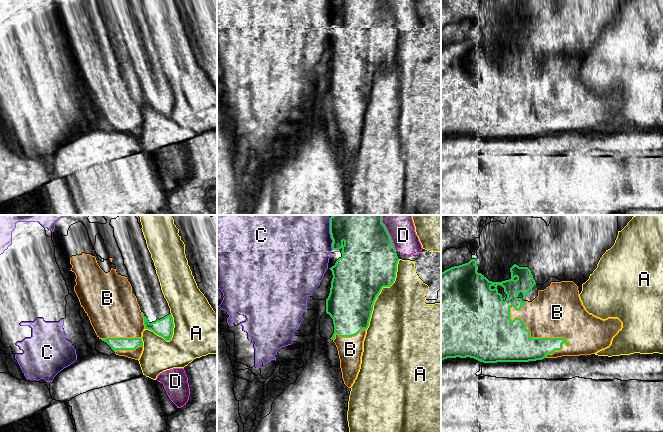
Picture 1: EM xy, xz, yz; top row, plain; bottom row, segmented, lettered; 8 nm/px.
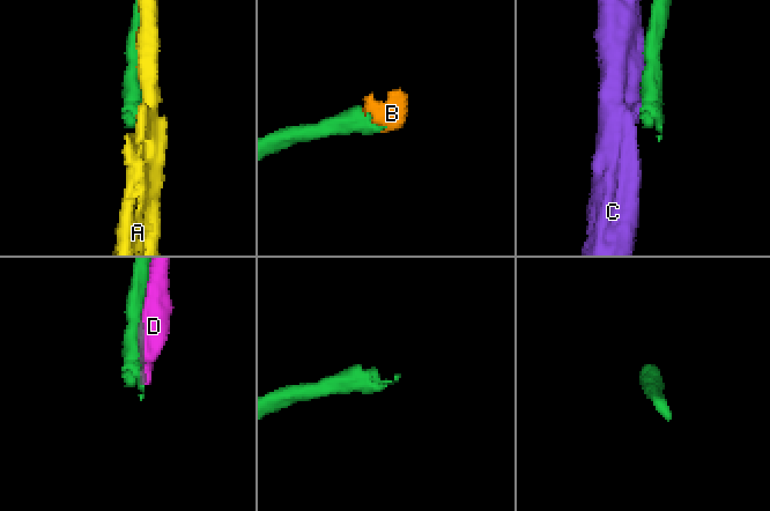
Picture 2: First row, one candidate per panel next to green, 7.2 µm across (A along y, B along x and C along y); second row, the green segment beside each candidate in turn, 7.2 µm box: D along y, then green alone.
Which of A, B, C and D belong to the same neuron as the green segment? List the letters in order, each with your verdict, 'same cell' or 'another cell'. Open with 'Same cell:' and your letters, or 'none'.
Same cell: B
A: another cell
B: same cell
C: another cell
D: another cell

